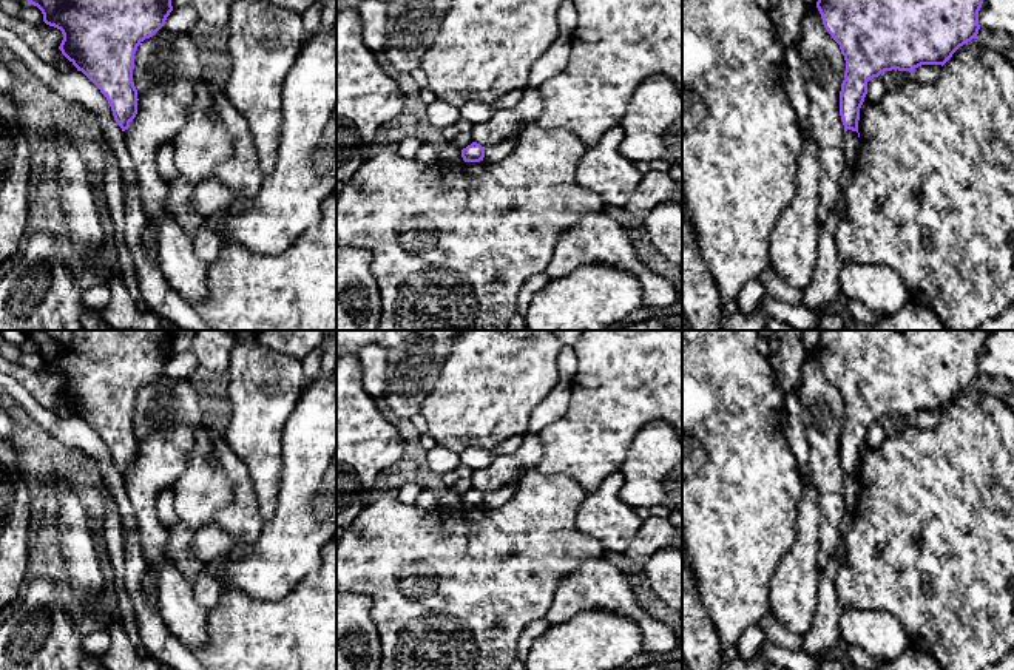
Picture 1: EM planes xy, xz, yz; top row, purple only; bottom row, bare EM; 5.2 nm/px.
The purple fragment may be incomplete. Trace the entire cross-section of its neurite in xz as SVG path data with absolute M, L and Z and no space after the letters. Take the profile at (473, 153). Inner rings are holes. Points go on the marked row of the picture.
M472 142L461 150L461 157L465 162L480 162L485 157L485 147L477 142Z

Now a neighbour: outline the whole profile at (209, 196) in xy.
M218 178L199 182L191 193L191 207L207 219L216 211L227 210L233 201L233 191Z

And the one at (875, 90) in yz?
M874 77L867 82L867 94L866 94L866 100L869 102L878 102L880 99L883 99L883 96L886 94L886 88L881 82L880 77Z

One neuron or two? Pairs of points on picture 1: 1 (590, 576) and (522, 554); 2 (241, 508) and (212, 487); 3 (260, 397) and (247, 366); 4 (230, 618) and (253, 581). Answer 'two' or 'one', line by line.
1: two
2: two
3: one
4: two

